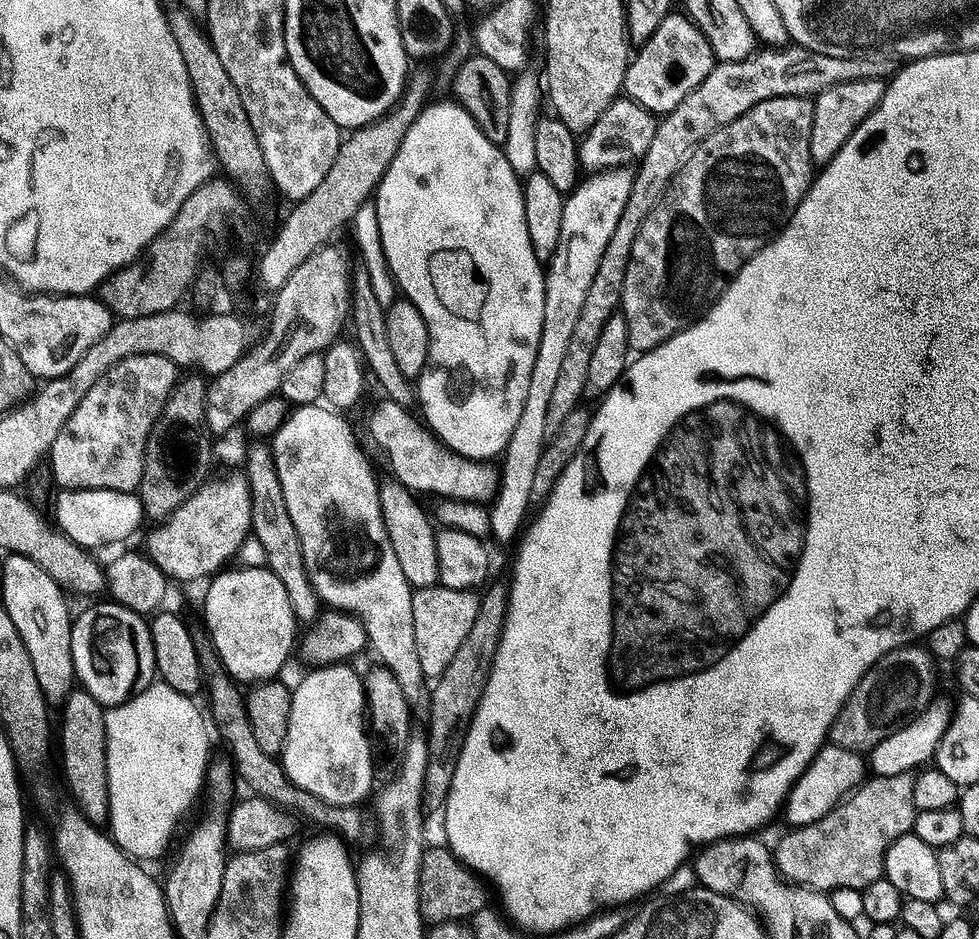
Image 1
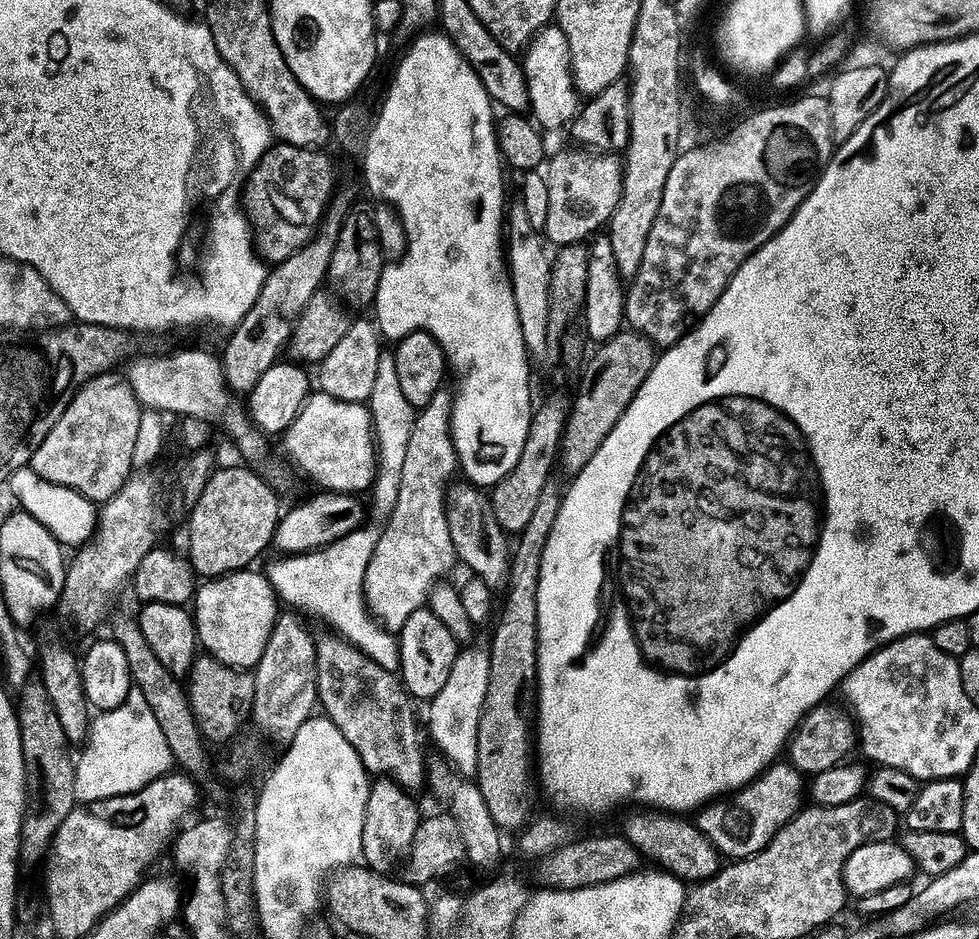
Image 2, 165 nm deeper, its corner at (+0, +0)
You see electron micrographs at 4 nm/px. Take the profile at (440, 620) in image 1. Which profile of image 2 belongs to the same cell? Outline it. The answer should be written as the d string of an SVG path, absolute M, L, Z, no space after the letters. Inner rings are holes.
M425 606L410 614L410 622L398 634L400 648L399 679L413 701L431 702L450 679L451 668L461 651L461 645L452 639L452 635L442 626L432 609Z

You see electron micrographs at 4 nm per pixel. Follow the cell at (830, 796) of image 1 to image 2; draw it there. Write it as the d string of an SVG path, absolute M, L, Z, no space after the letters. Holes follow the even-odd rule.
M777 762L768 771L763 772L757 780L741 788L739 792L733 792L727 798L721 798L699 809L694 824L719 851L721 857L732 862L748 860L751 856L757 856L759 852L768 848L772 839L796 817L797 812L801 811L800 795L803 792L805 795L806 780L801 772L793 768L791 763Z

